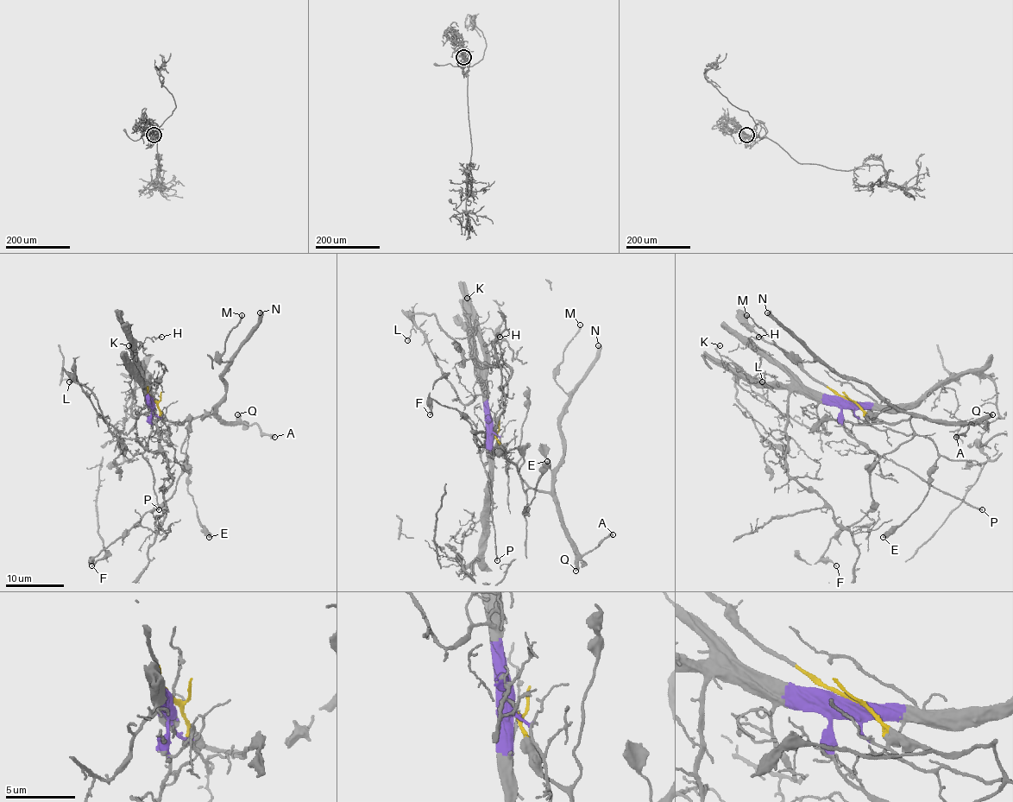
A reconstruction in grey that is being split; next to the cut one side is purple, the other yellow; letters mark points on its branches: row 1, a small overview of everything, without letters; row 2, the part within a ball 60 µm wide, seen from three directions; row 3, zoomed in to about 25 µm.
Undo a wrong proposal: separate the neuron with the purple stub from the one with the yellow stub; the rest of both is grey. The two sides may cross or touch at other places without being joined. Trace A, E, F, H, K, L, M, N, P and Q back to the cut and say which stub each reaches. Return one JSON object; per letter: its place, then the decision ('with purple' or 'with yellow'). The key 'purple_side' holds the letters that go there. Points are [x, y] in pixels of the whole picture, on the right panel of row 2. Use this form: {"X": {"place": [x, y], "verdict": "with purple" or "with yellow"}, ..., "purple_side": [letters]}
{"A": {"place": [956, 437], "verdict": "with yellow"}, "E": {"place": [883, 537], "verdict": "with yellow"}, "F": {"place": [836, 565], "verdict": "with yellow"}, "H": {"place": [758, 337], "verdict": "with purple"}, "K": {"place": [720, 345], "verdict": "with purple"}, "L": {"place": [762, 382], "verdict": "with purple"}, "M": {"place": [746, 315], "verdict": "with yellow"}, "N": {"place": [767, 312], "verdict": "with yellow"}, "P": {"place": [982, 509], "verdict": "with purple"}, "Q": {"place": [992, 414], "verdict": "with yellow"}, "purple_side": ["H", "K", "L", "P"]}

